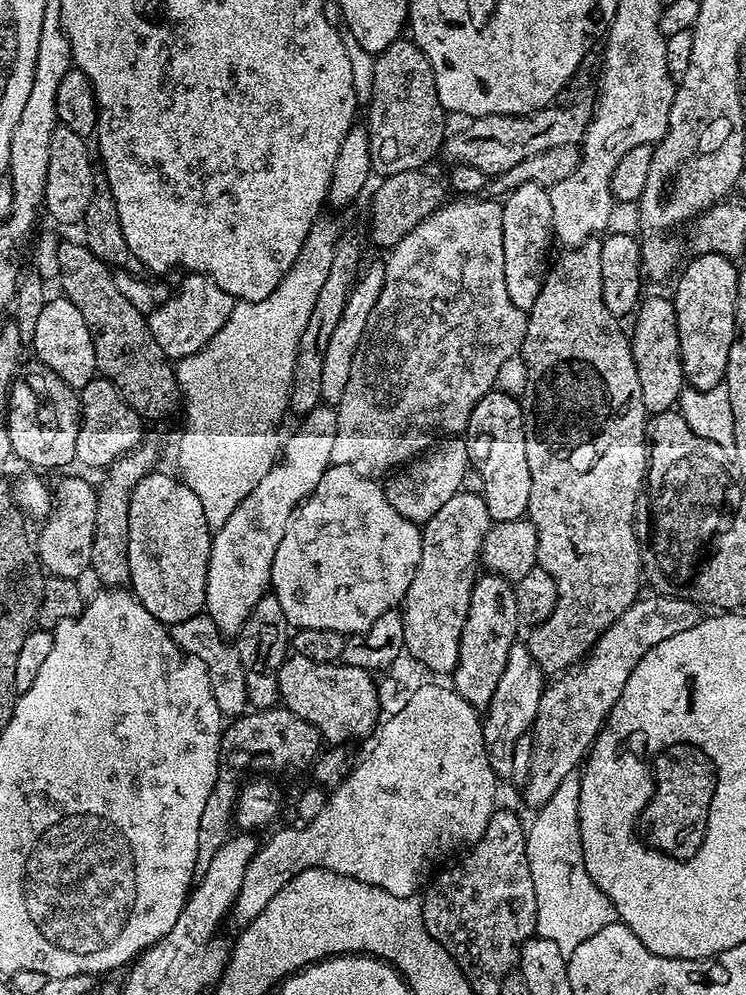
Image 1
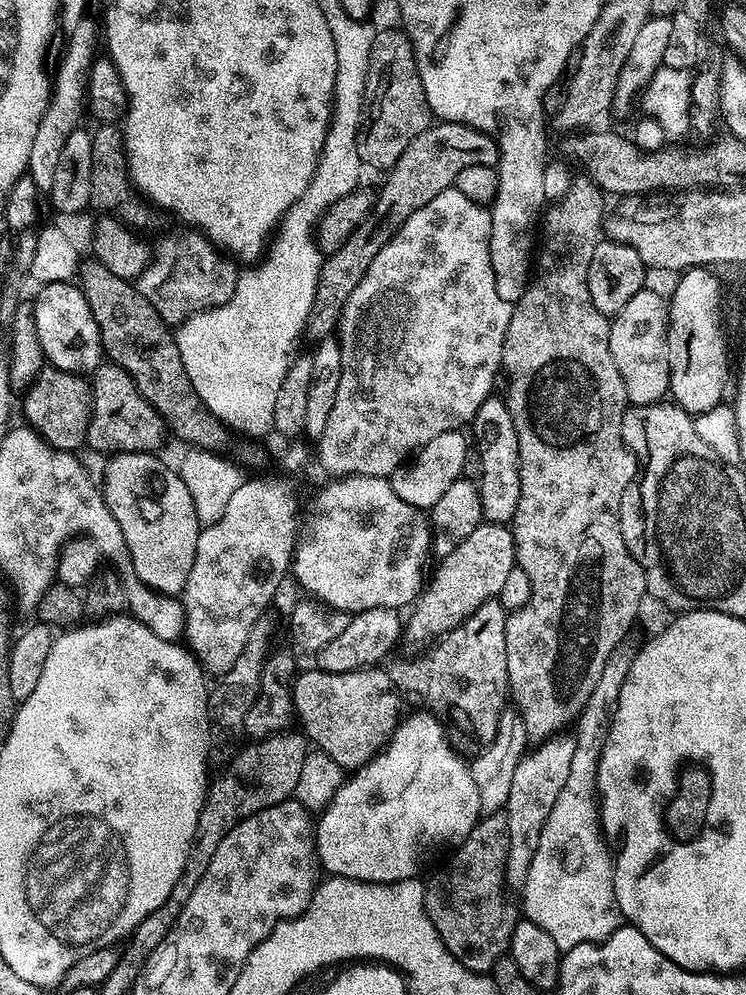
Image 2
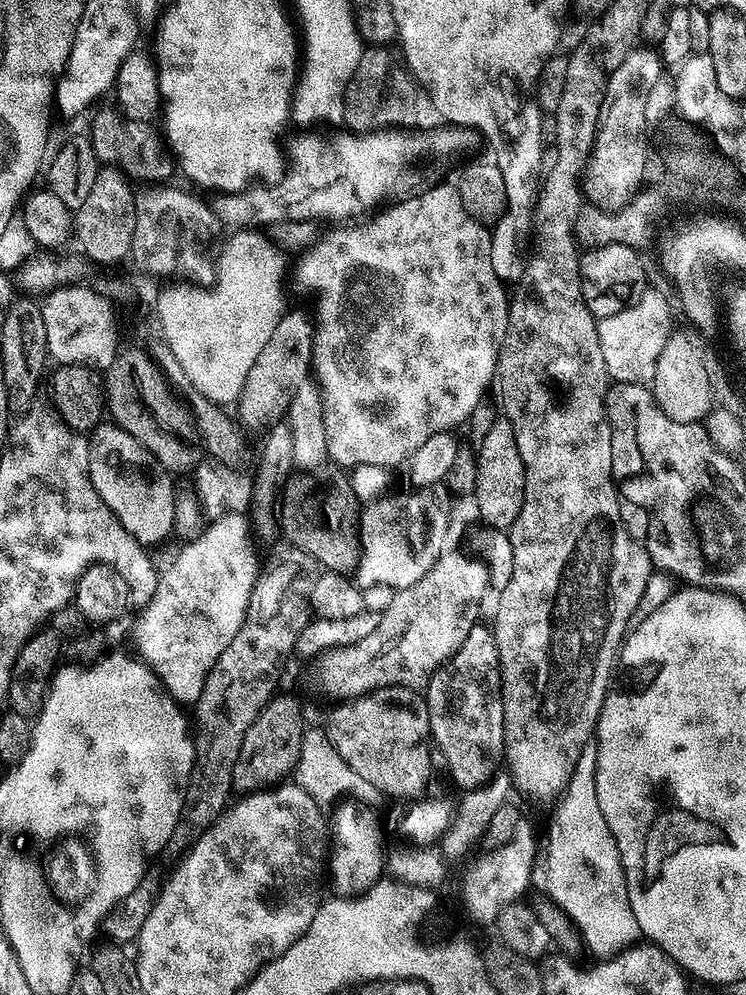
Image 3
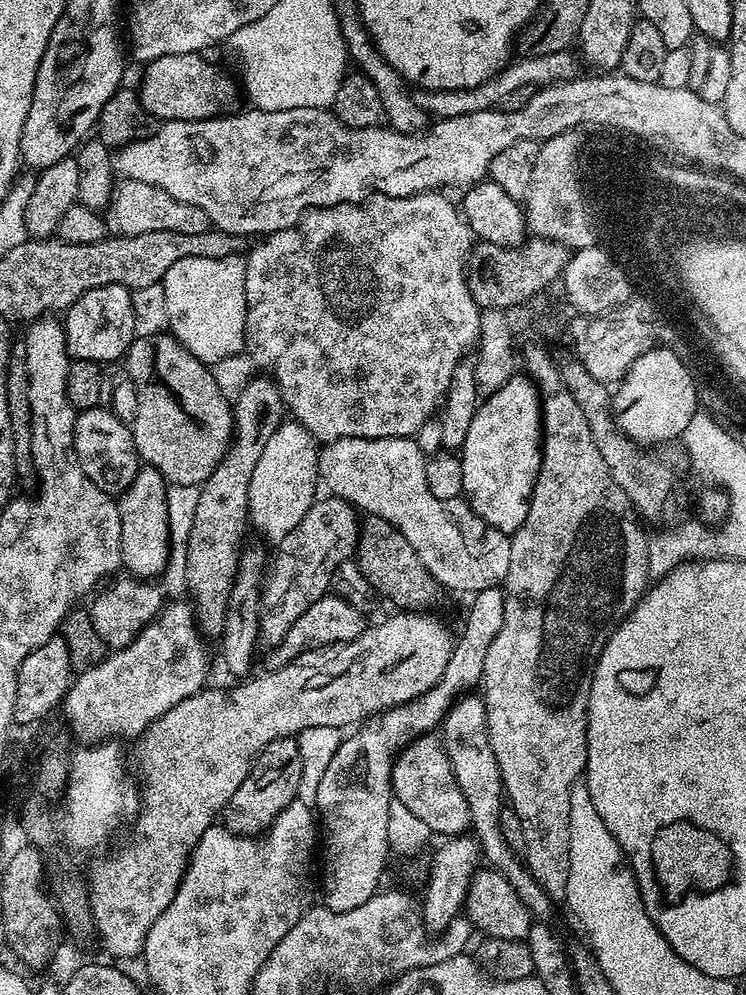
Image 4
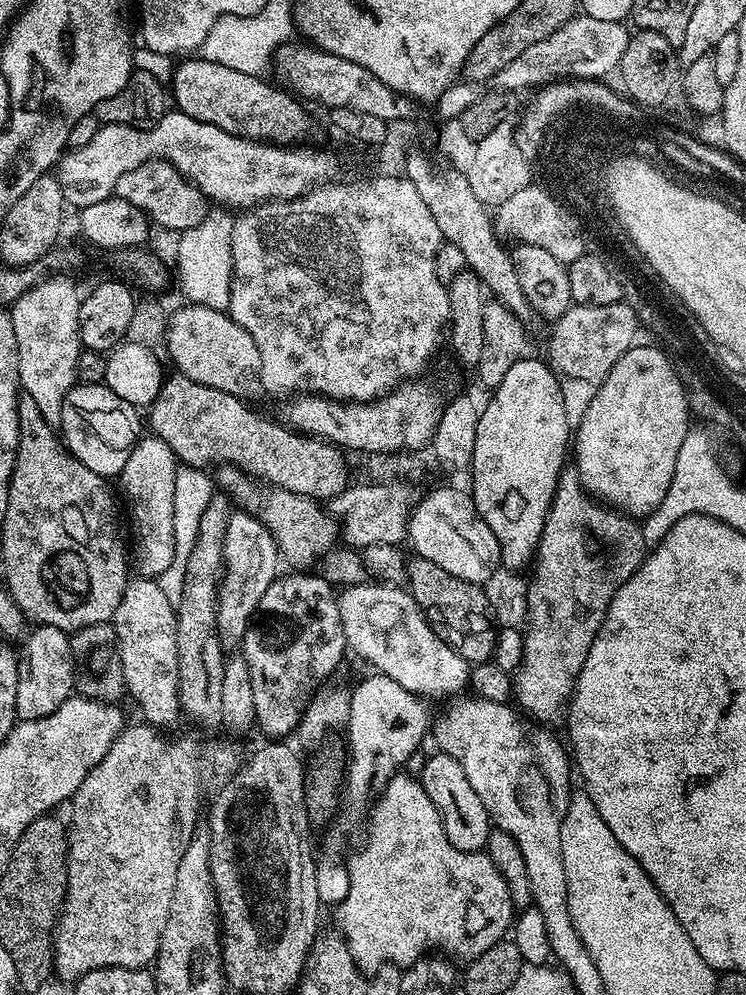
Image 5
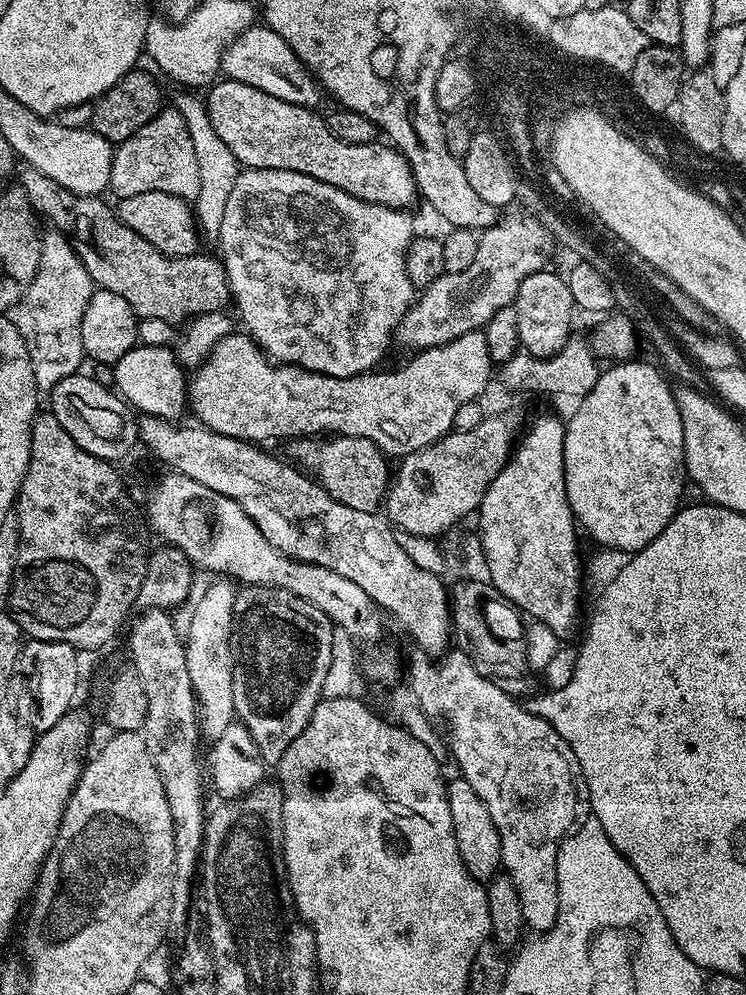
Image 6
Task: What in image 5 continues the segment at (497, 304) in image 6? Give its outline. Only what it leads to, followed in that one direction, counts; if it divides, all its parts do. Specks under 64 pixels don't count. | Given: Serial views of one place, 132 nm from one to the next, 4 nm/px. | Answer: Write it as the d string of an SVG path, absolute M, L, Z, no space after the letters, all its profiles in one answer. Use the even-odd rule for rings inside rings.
M529 186L506 198L495 209L494 223L497 233L513 236L520 244L532 244L558 258L565 266L573 264L579 256L585 255L585 233L581 225L572 221L572 216L544 188Z

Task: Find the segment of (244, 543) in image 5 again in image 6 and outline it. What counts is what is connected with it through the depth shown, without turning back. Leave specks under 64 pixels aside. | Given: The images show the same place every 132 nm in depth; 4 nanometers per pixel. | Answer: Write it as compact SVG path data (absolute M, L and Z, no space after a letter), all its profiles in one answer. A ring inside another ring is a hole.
M216 578L207 585L203 594L191 605L193 618L190 623L190 632L184 640L186 650L186 670L190 672L190 682L198 705L198 725L201 733L209 741L216 740L226 726L234 723L234 690L232 689L232 611L238 591L237 585L228 578Z

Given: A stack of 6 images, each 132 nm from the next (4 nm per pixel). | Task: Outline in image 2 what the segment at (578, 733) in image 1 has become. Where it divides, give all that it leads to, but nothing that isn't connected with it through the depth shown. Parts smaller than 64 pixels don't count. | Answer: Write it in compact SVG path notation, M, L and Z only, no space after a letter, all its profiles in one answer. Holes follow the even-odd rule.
M564 734L539 743L534 752L521 756L514 770L514 782L510 782L510 798L506 805L508 825L510 826L510 850L504 867L504 879L507 887L523 889L526 874L530 874L530 862L534 862L534 850L538 850L538 838L542 838L542 826L550 818L554 798L570 774L570 762L574 755L574 739Z

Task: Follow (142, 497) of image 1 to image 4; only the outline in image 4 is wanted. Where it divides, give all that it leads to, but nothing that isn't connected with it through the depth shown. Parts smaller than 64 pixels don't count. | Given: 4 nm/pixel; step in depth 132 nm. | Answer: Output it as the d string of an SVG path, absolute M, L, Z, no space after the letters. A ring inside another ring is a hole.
M105 406L85 408L76 417L74 426L74 450L76 460L82 466L86 478L103 492L121 494L130 486L138 471L138 457L132 447L132 429L124 424Z

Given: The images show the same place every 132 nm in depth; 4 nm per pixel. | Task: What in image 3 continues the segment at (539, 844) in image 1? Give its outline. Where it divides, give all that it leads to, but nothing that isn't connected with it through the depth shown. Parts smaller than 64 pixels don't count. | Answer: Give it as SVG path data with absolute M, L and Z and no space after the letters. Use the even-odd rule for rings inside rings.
M589 742L582 750L574 766L574 774L570 774L570 782L555 801L554 807L556 814L548 830L548 857L545 860L543 857L542 860L545 888L543 891L548 899L553 900L576 925L585 949L589 948L594 955L600 956L596 958L611 958L633 947L641 939L641 934L638 922L634 918L634 910L630 910L630 898L614 834L610 834L610 826L606 826L606 818L602 818L602 810L598 807L595 743Z

